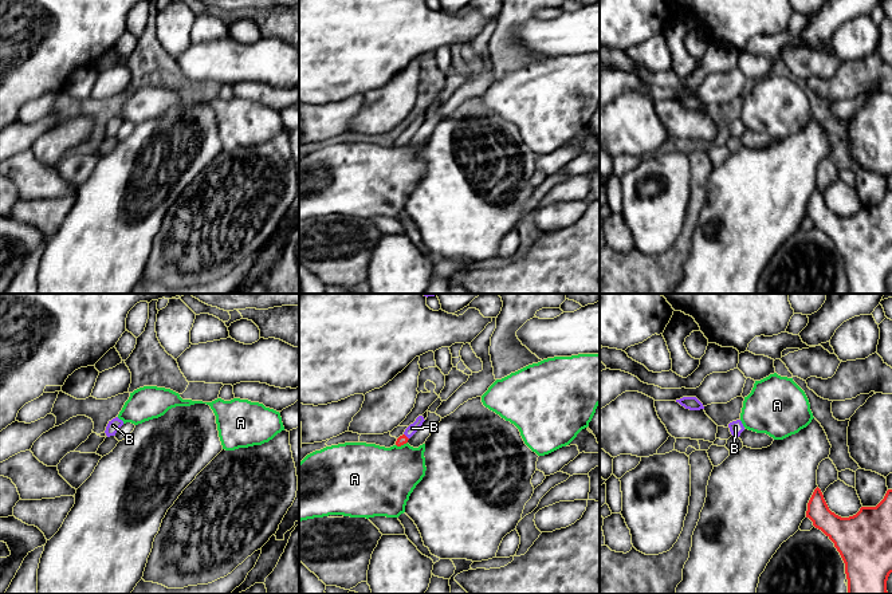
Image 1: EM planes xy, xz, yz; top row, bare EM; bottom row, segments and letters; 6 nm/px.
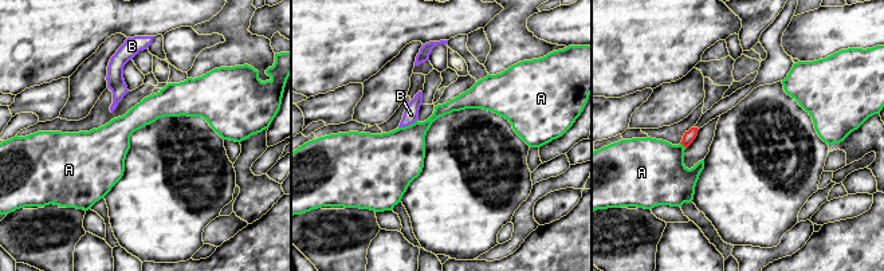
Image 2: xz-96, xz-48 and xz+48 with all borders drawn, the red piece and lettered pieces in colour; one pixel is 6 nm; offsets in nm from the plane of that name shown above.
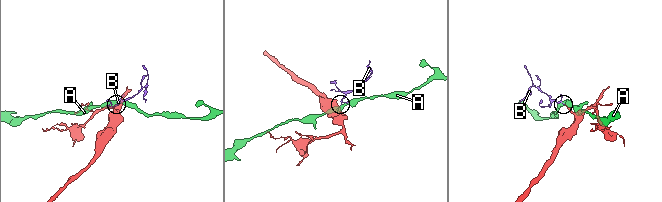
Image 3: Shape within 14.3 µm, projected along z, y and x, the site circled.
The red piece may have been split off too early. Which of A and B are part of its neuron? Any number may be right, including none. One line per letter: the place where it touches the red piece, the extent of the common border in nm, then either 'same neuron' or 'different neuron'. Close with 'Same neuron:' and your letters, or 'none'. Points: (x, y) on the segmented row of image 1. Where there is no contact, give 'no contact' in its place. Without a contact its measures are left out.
A: xz (401, 444) | 80 nm | different neuron
B: xz (405, 436) | 50 nm | same neuron
Same neuron: B

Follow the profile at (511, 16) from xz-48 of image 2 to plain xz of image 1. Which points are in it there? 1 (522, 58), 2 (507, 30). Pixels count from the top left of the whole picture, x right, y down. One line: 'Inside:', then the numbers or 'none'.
Inside: 1, 2

